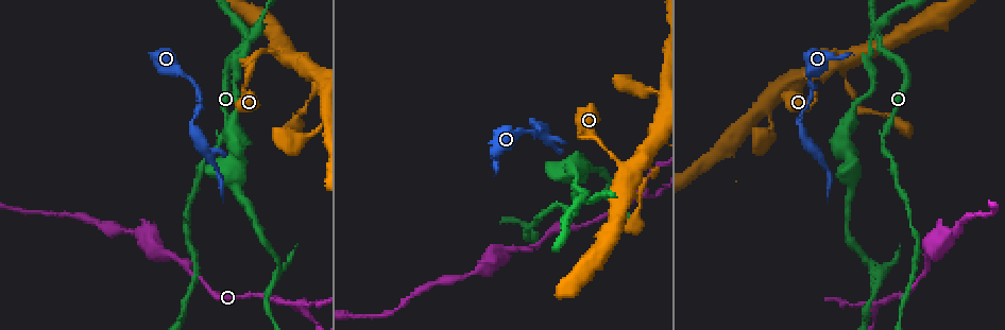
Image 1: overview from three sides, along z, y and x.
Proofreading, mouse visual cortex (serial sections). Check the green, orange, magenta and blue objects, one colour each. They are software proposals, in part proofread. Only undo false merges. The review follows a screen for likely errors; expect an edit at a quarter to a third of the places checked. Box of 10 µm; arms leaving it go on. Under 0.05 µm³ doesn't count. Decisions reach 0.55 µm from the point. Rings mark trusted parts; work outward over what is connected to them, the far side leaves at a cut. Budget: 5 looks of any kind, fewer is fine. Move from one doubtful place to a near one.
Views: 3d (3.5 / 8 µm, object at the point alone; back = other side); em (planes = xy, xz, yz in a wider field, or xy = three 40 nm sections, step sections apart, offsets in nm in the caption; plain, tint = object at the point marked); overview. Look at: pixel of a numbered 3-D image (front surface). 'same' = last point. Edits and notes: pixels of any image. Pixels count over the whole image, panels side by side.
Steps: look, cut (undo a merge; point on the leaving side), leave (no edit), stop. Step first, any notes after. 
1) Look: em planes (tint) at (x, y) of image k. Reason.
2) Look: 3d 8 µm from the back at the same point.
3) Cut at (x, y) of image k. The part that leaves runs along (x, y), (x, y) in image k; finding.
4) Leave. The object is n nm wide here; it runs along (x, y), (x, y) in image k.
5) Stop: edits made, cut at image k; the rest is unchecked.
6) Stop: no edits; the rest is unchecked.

Look: em planes (tint) at (799, 125) of image 1. Abrupt turn.

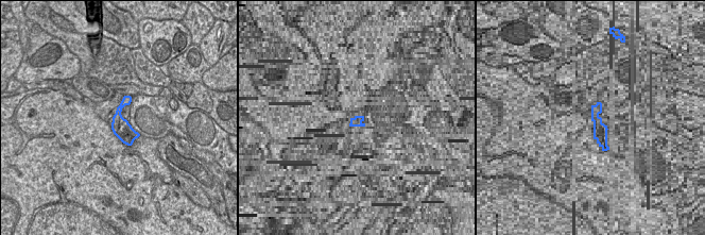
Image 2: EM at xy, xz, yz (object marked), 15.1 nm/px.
Look: 3d 3.5 µm at the same point.

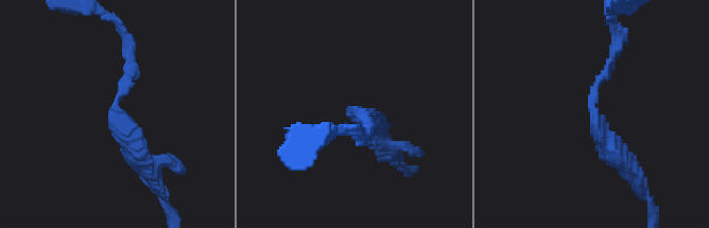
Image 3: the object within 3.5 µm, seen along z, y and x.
Leave. It runs along (127, 47), (115, 116), (140, 161) in image 3; continuous, no second cell.

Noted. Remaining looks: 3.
Look: 3d 3.5 µm at (644, 193) of image 1. Branch point.

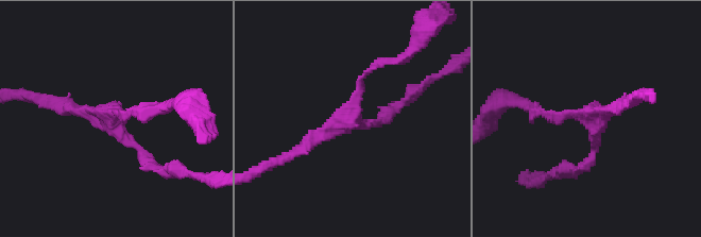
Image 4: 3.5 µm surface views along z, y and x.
Leave. The arms are 100, 150, 150 nm wide; it runs along (49, 100), (108, 113), (154, 165) in image 4; all the same cell.

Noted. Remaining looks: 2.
Stop: no edits; the rest is unchecked.

